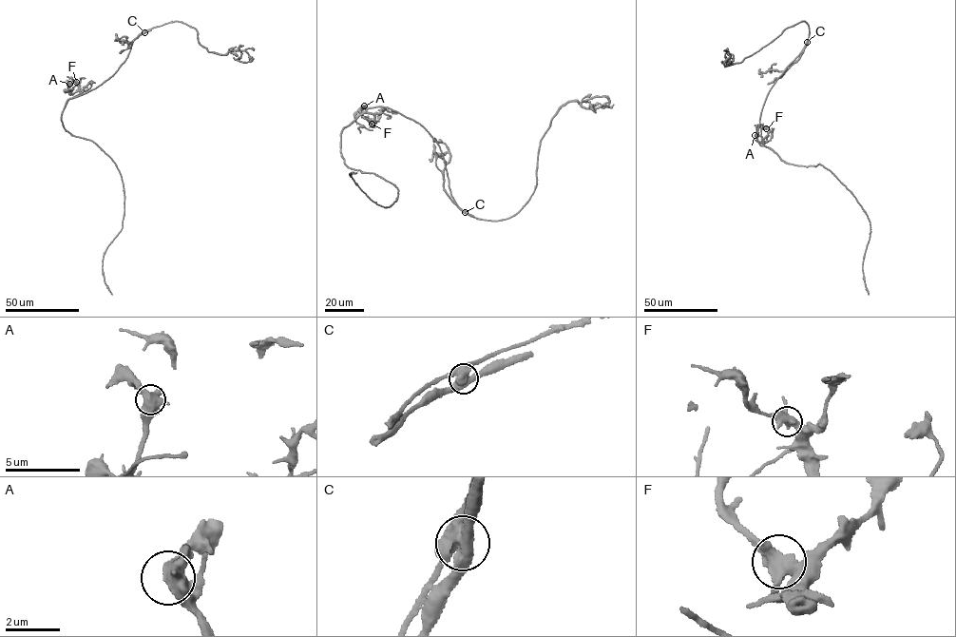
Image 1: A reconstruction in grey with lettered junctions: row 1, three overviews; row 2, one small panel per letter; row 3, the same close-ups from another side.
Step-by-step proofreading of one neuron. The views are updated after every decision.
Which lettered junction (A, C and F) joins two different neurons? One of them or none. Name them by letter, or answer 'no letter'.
C

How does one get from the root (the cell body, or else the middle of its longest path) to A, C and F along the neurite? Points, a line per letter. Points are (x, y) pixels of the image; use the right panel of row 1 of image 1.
A: (759, 120), (757, 142), (762, 145), (766, 136), (767, 140), (760, 143), (755, 135)
C: (759, 120), (770, 89), (807, 42)
F: (759, 120), (756, 135), (760, 144), (770, 131), (766, 128)

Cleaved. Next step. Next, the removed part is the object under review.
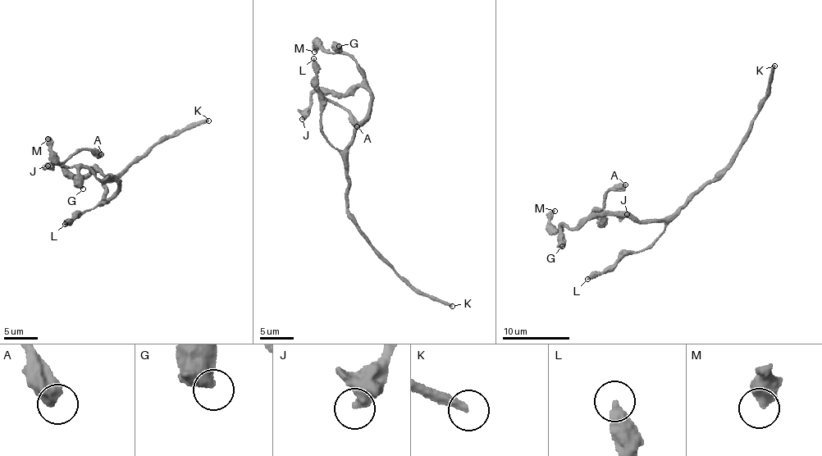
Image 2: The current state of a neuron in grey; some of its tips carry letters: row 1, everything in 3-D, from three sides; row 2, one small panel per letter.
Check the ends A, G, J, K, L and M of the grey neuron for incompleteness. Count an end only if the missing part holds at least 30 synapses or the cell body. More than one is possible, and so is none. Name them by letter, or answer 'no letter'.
K

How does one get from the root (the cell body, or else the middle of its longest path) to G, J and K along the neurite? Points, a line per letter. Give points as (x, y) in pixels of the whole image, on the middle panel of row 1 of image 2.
G: (345, 162), (353, 132), (367, 113), (371, 90), (366, 84), (366, 74), (354, 59), (339, 51), (339, 46)
J: (345, 162), (353, 132), (367, 113), (371, 93), (361, 86), (344, 93), (312, 92), (310, 107), (302, 119)
K: (345, 162), (349, 192), (348, 216), (404, 280), (417, 290), (452, 306)

